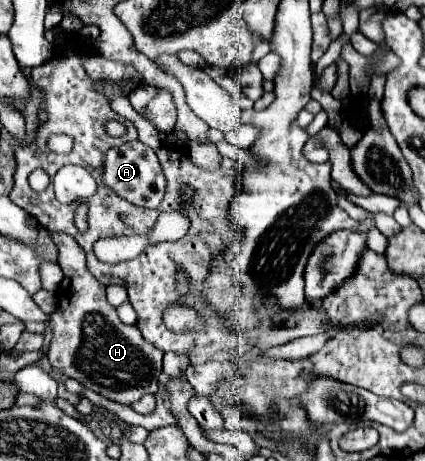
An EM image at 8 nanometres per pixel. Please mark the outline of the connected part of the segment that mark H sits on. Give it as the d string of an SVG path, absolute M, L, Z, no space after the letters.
M51 232L51 236L59 248L59 266L65 274L57 290L57 310L49 322L53 330L53 342L47 352L51 366L77 380L85 390L127 406L143 394L155 394L159 390L159 374L163 372L163 352L145 342L135 326L119 320L115 308L105 298L105 286L87 270L83 248L67 234Z

